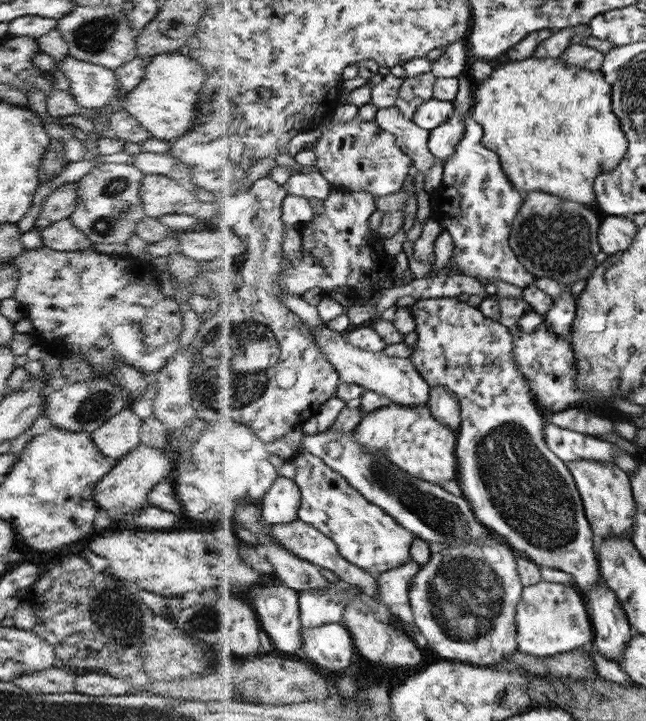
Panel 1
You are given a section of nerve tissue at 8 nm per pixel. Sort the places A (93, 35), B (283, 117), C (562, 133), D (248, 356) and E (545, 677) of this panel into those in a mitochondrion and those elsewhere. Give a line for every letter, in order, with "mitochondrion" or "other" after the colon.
A: mitochondrion
B: other
C: other
D: mitochondrion
E: other

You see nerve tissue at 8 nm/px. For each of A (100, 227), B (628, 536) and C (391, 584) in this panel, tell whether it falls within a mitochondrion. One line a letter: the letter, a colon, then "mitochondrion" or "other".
A: mitochondrion
B: other
C: other

